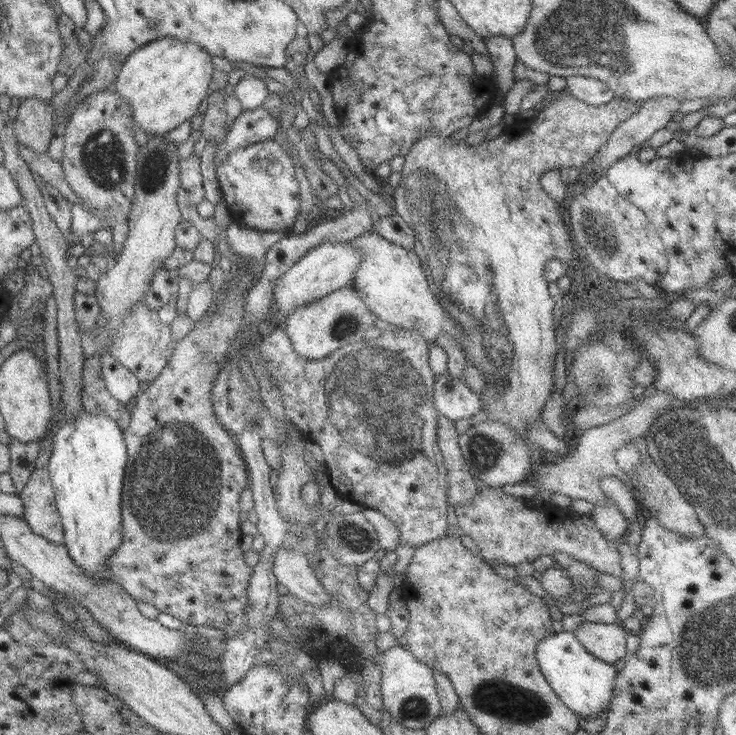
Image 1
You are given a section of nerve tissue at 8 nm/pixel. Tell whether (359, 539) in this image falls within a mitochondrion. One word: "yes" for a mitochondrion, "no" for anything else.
yes

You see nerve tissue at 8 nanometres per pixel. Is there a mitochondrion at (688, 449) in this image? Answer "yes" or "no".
yes

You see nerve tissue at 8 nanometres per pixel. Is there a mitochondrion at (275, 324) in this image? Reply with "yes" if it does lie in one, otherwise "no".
no

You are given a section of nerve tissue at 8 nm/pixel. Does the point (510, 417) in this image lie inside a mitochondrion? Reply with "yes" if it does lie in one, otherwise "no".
no

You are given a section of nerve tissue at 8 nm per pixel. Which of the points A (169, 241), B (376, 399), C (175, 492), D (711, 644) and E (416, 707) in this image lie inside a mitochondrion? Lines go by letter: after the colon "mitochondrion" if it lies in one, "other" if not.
A: other
B: mitochondrion
C: mitochondrion
D: mitochondrion
E: mitochondrion

